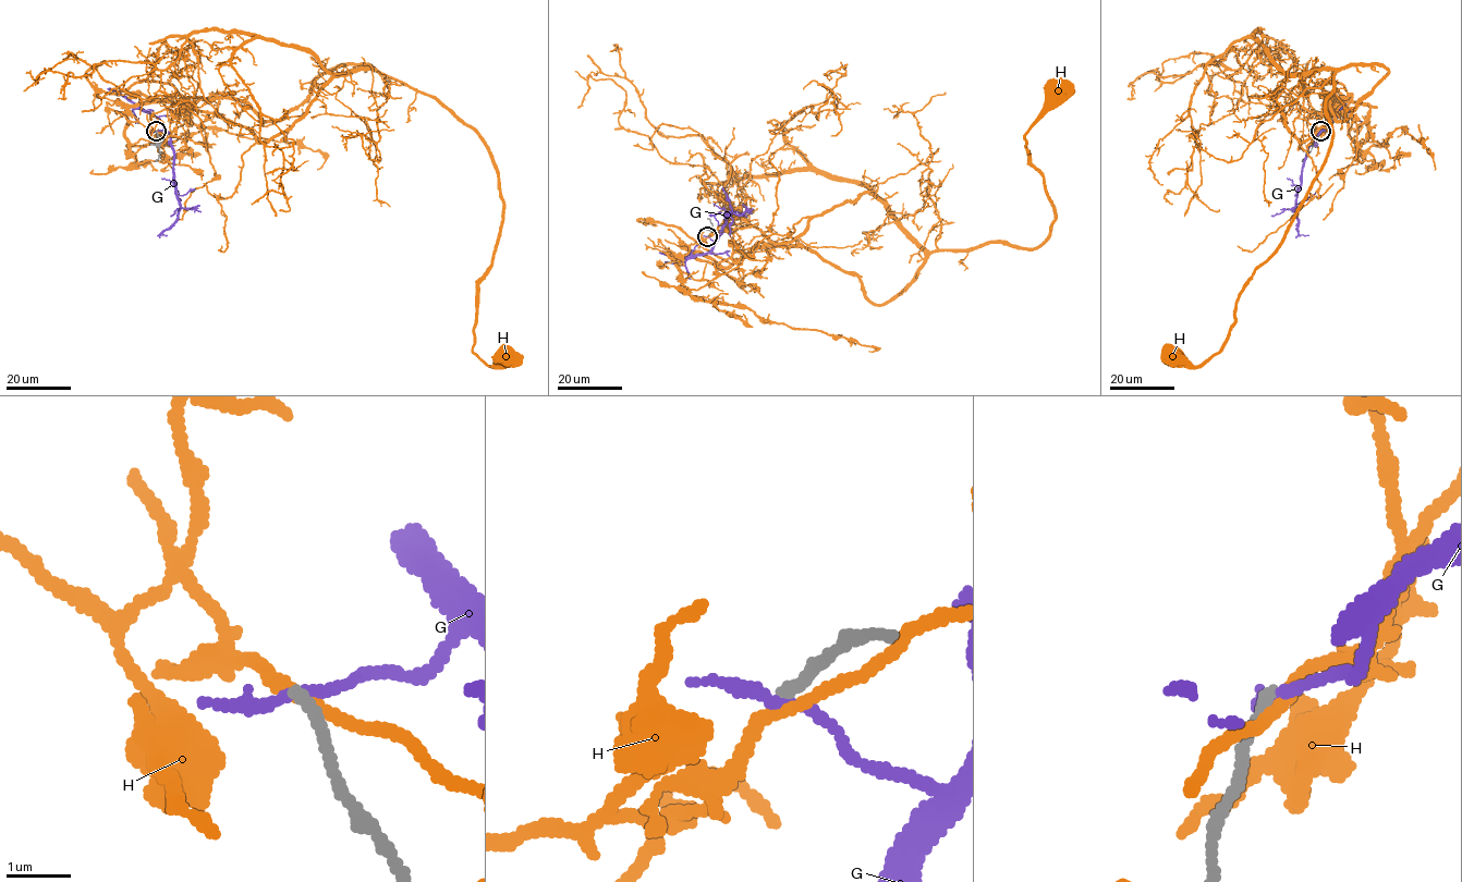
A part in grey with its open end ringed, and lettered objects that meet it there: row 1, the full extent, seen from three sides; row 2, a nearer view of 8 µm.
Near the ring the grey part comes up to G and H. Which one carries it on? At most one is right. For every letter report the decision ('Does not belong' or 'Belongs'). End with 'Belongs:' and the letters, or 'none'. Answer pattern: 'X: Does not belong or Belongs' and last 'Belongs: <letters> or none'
G: Does not belong
H: Does not belong
Belongs: none

